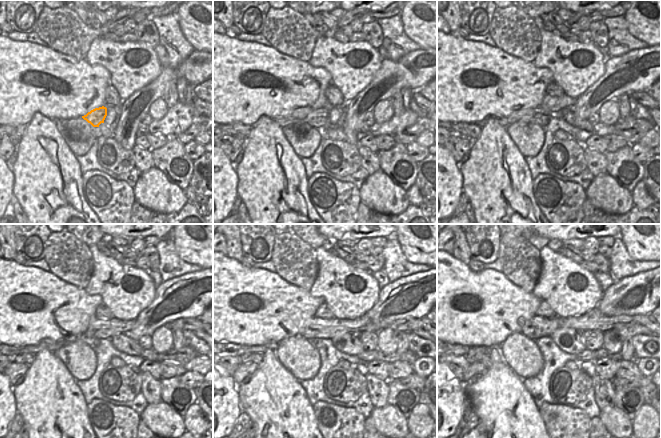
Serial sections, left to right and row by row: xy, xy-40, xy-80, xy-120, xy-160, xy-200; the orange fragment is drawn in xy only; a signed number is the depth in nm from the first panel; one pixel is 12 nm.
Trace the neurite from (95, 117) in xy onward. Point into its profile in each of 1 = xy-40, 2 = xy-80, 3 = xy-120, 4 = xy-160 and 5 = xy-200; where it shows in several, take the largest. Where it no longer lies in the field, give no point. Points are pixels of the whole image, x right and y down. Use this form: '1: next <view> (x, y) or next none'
1: next xy-40 (318, 118)
2: next xy-80 (539, 116)
3: next xy-120 (9, 350)
4: next xy-160 (233, 349)
5: next xy-200 (458, 350)

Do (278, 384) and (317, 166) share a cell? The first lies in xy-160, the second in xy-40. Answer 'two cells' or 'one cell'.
two cells

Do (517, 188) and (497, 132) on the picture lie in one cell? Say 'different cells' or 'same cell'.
same cell

